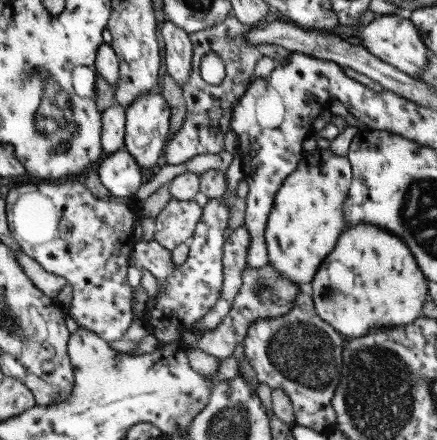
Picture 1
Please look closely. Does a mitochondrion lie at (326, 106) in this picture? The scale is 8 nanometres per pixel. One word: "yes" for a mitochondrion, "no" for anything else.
no

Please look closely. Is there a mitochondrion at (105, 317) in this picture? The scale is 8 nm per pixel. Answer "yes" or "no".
no

